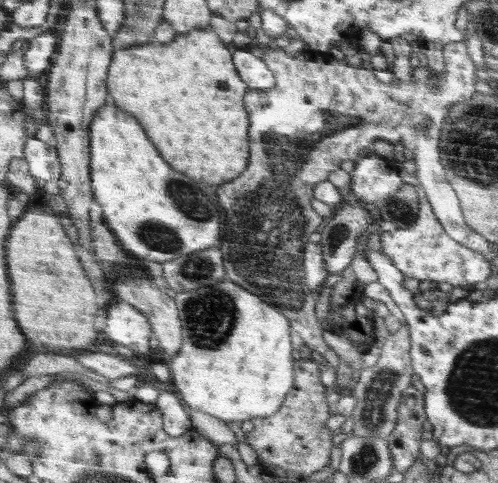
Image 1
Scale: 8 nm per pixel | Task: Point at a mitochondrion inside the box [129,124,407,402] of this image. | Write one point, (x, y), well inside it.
(211, 325)

